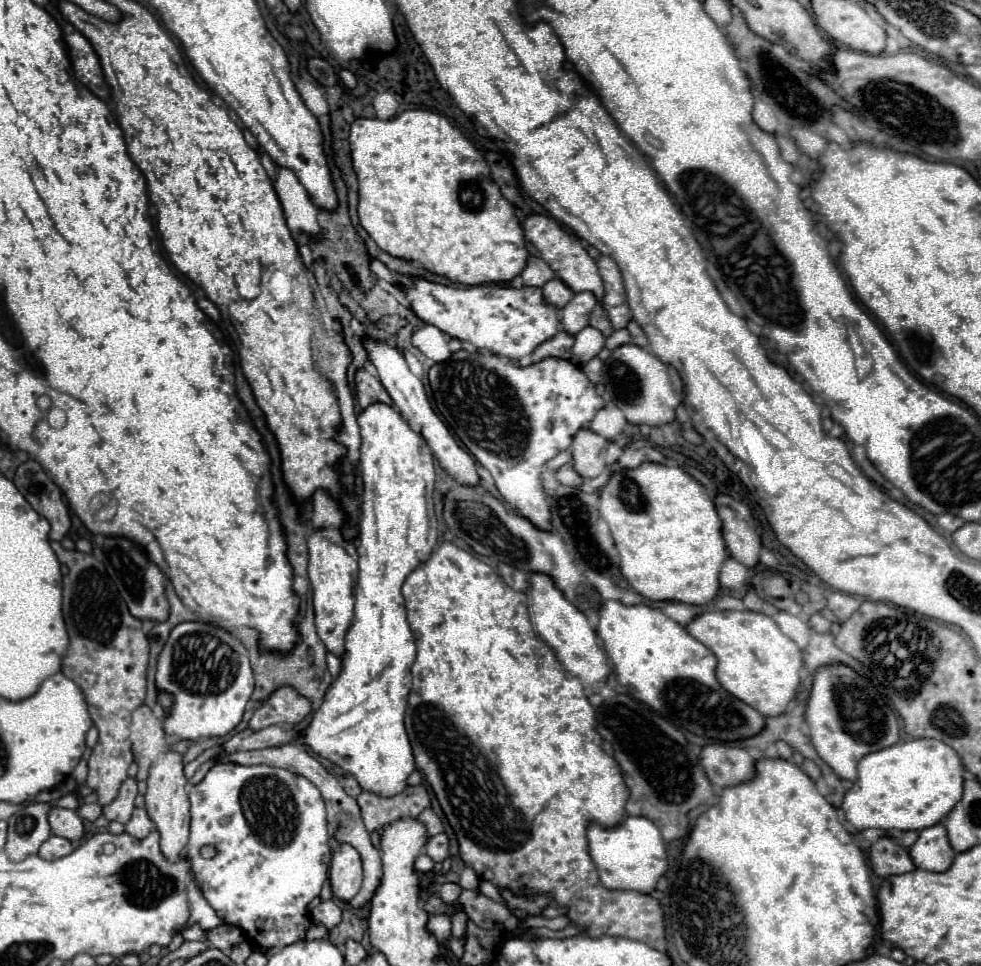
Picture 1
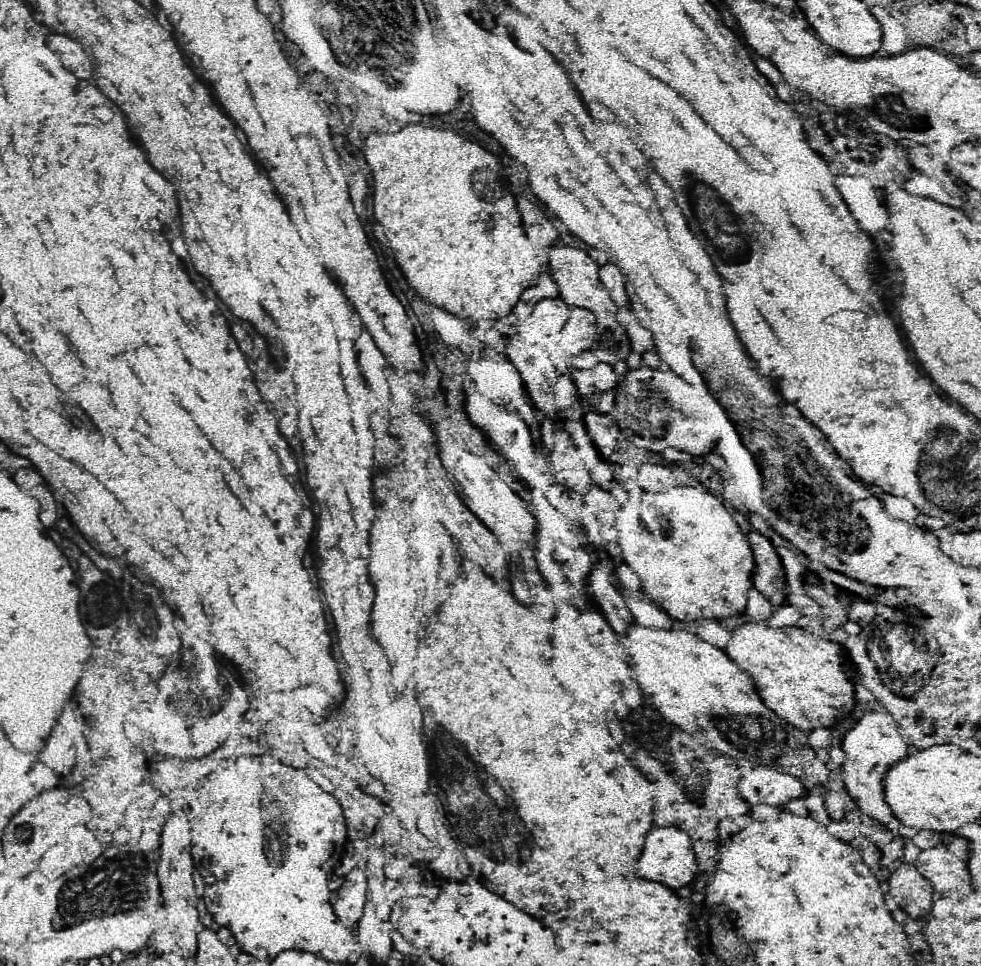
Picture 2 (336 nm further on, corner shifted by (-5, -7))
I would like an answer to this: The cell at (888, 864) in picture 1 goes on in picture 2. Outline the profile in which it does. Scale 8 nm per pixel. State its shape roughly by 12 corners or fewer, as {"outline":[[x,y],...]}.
{"outline":[[904,863],[888,881],[890,895],[906,901],[904,911],[920,919],[928,911],[926,881]]}

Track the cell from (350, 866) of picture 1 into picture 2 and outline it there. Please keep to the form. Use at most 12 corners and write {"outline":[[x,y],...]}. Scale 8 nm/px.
{"outline":[[346,875],[334,911],[352,929],[362,915],[366,877]]}

